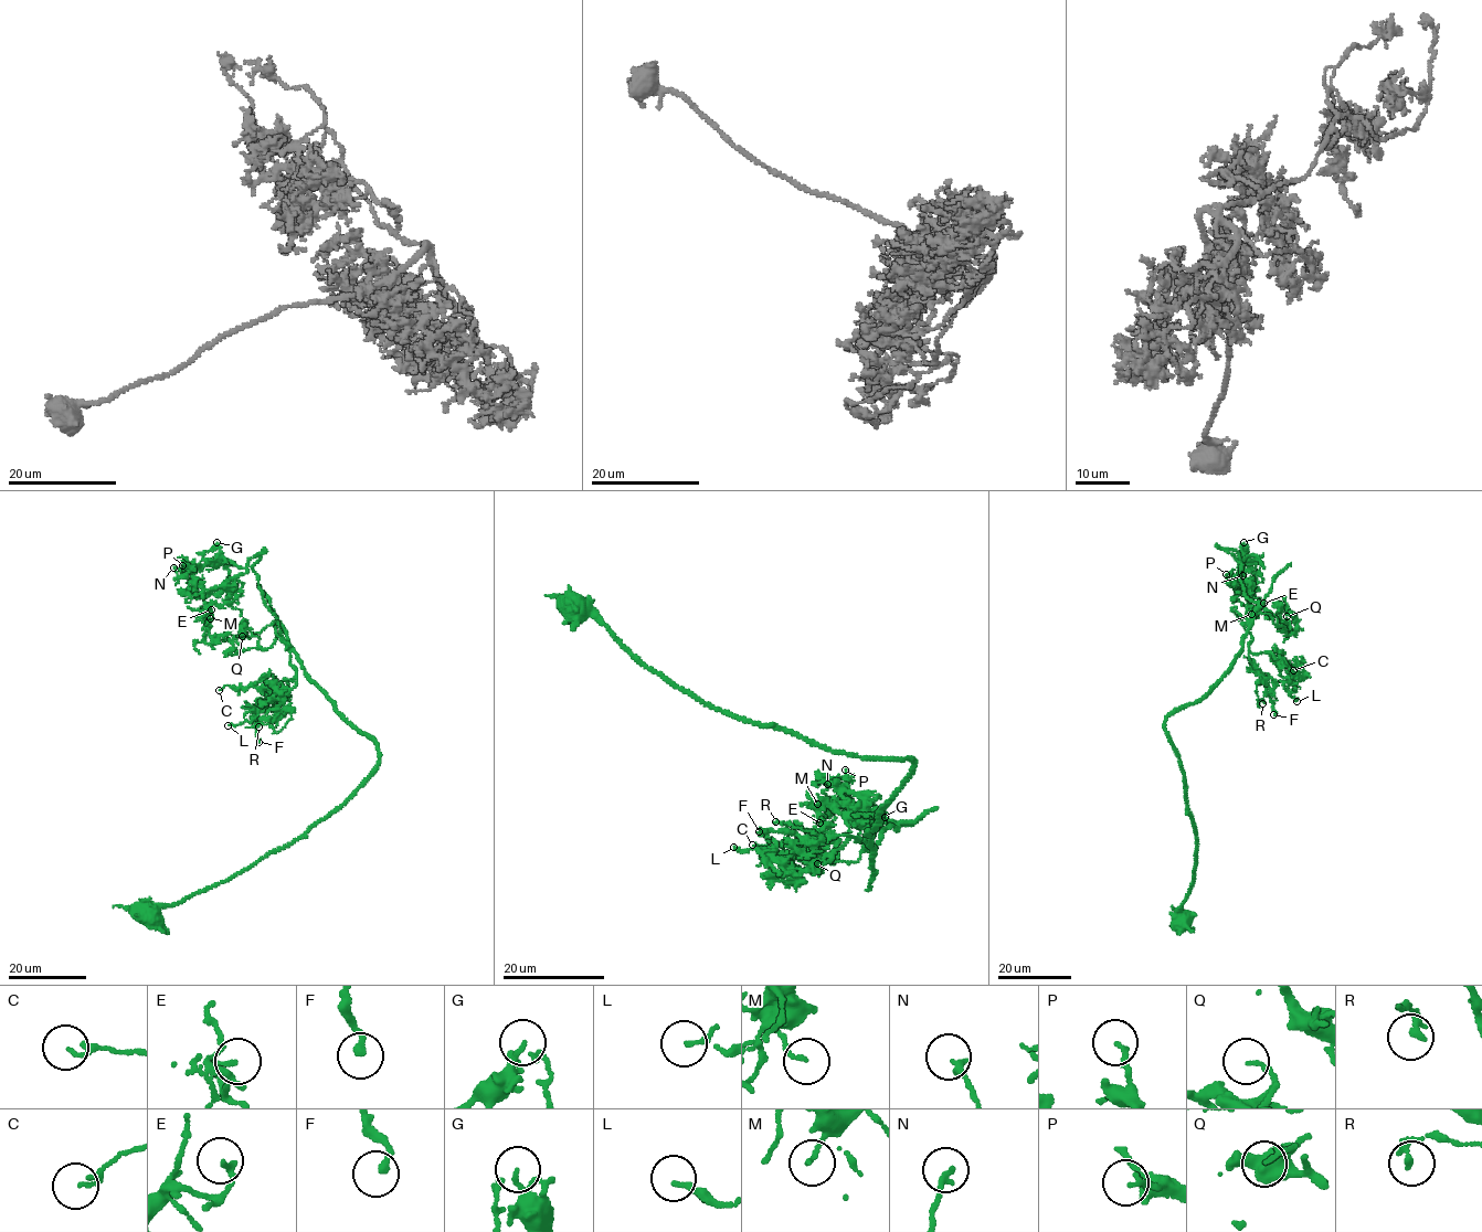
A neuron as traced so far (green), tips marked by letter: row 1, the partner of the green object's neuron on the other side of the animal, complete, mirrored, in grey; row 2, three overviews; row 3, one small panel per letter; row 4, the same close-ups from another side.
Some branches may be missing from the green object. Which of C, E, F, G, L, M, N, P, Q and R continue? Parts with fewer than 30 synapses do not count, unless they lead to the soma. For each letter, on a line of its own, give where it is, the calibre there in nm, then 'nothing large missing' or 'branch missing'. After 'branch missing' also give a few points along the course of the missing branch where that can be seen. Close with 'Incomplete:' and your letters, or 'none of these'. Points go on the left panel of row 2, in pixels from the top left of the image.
C: place (219, 690); calibre 120 nm; nothing large missing
E: place (211, 609); calibre 160 nm; nothing large missing
F: place (258, 742); calibre 240 nm; nothing large missing
G: place (216, 542); calibre 120 nm; nothing large missing
L: place (228, 725); calibre 110 nm; nothing large missing
M: place (210, 618); calibre 140 nm; nothing large missing
N: place (173, 567); calibre 200 nm; nothing large missing
P: place (182, 565); calibre 180 nm; nothing large missing
Q: place (242, 636); calibre 150 nm; nothing large missing
R: place (258, 726); calibre 240 nm; nothing large missing
Incomplete: none of these

